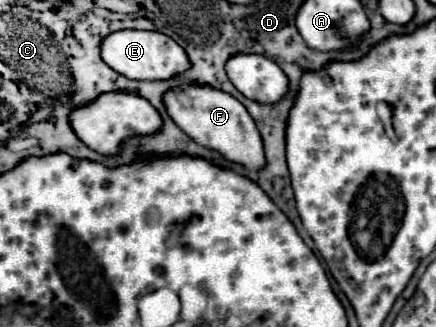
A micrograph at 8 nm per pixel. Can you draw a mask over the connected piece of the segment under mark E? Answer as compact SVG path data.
M120 29L104 37L100 43L100 57L114 71L122 73L128 79L138 79L138 81L168 79L190 65L182 47L176 41L172 41L168 35L158 31L138 31L138 29Z

